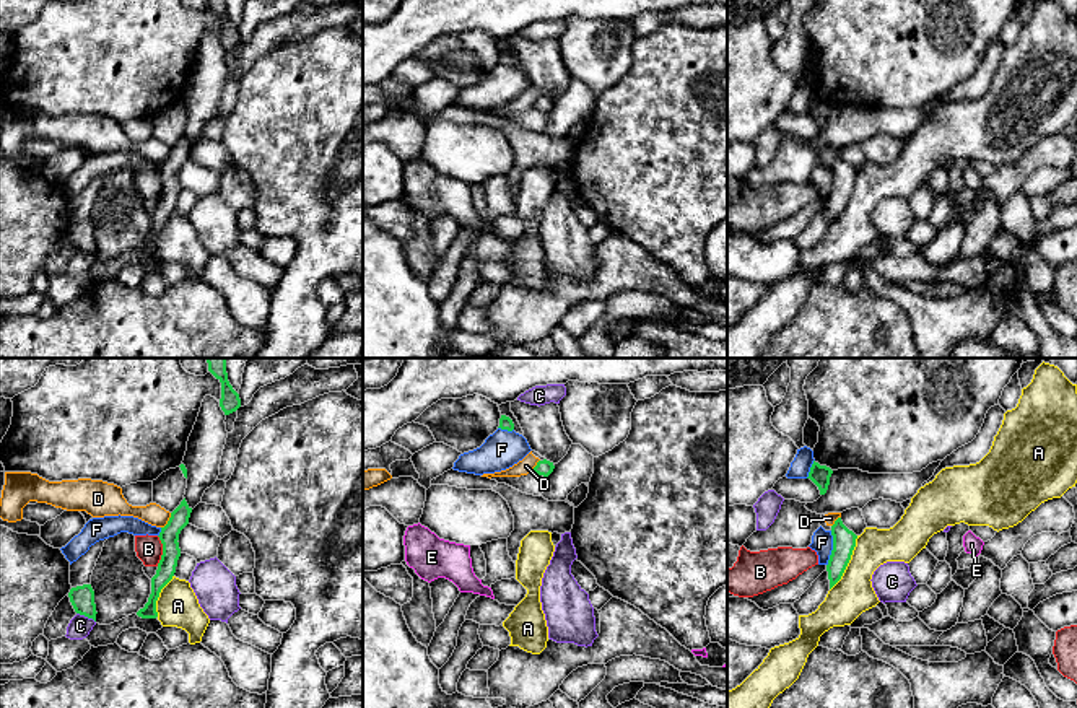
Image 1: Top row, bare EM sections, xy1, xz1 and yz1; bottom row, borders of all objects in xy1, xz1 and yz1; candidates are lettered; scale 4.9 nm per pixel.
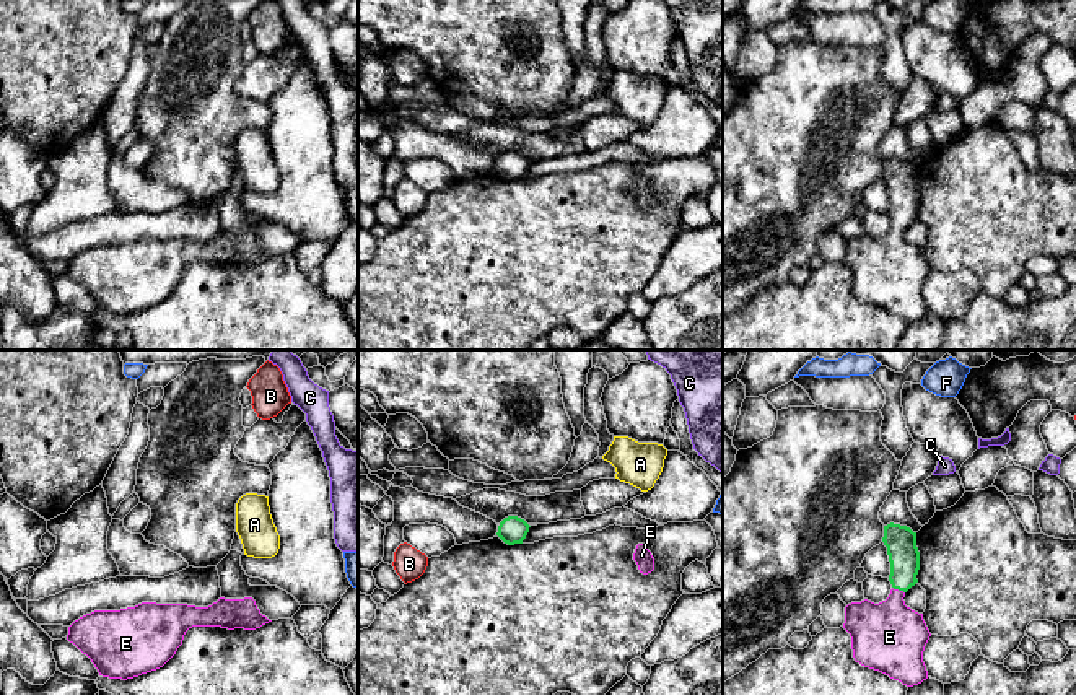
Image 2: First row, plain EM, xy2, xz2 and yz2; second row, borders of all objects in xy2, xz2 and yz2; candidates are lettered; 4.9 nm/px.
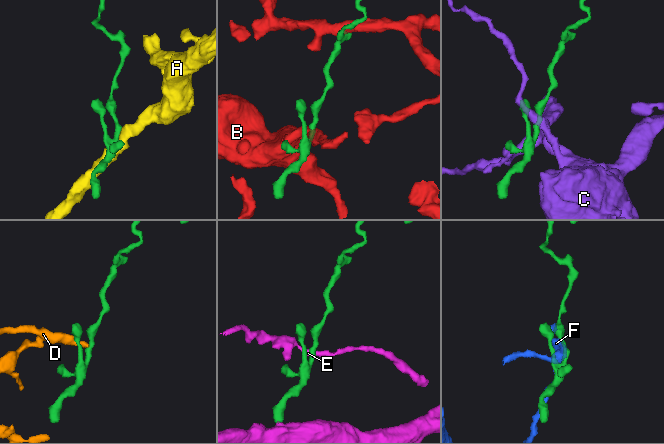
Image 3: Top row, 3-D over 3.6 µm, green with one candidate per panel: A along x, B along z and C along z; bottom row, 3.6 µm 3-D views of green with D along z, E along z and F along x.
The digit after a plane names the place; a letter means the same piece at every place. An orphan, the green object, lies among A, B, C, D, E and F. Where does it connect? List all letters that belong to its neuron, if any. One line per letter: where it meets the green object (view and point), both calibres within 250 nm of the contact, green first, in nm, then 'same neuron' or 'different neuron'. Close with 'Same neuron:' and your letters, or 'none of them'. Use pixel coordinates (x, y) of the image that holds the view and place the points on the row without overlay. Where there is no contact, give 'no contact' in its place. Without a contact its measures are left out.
A: contact yz1 (848, 197); calibres 110 and 200 nm; different neuron
B: contact xy1 (163, 186); calibres 100 and 130 nm; different neuron
C: contact xy1 (87, 251); calibres 120 and 110 nm; different neuron
D: contact xy1 (168, 157); calibres 100 and 100 nm; different neuron
E: contact yz2 (899, 225); calibres 160 and 360 nm; same neuron
F: contact yz1 (833, 184); calibres 110 and 110 nm; different neuron
Same neuron: E

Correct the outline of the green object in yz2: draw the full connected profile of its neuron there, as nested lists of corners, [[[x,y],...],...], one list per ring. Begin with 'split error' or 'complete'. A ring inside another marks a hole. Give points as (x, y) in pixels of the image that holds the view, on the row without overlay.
split error; [[[884,161],[890,197],[890,229],[874,239],[868,234],[845,243],[843,264],[851,272],[853,293],[907,322],[928,314],[923,286],[931,272],[923,249],[905,241],[905,228],[918,218],[920,187],[916,168],[907,161]]]

